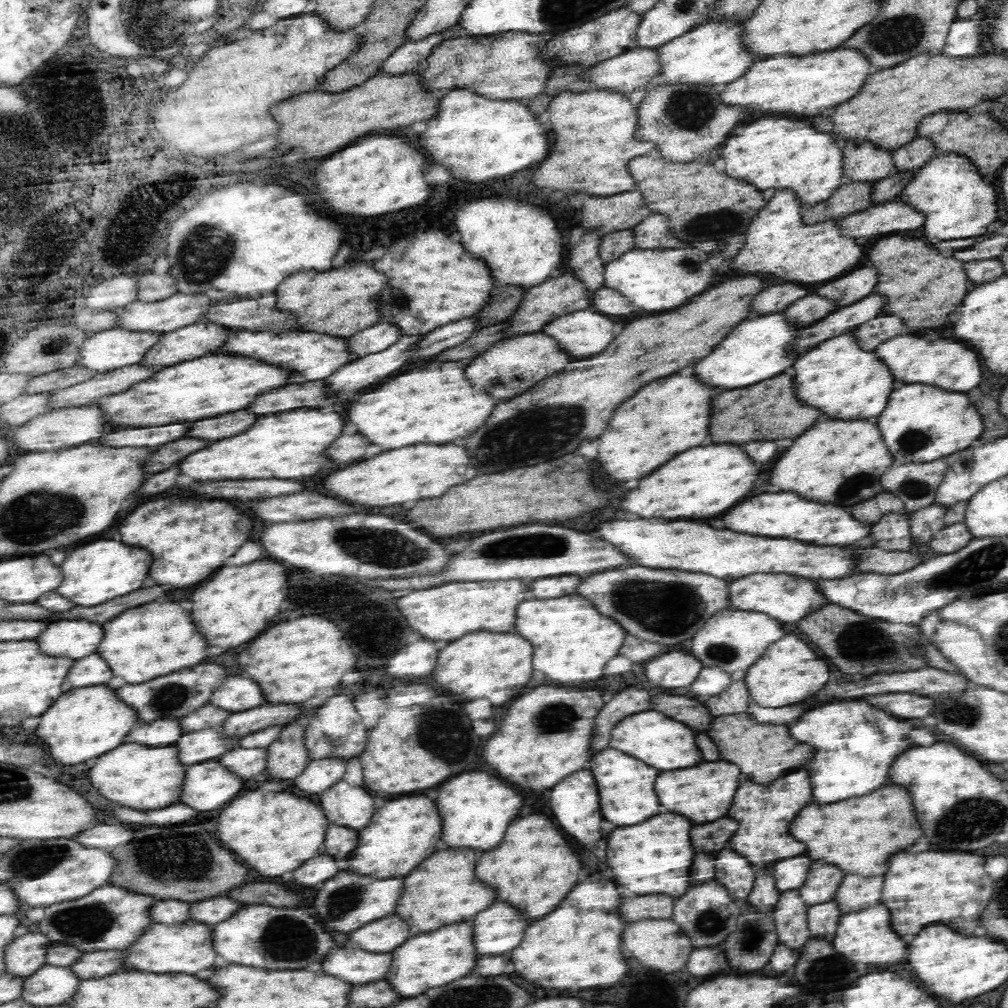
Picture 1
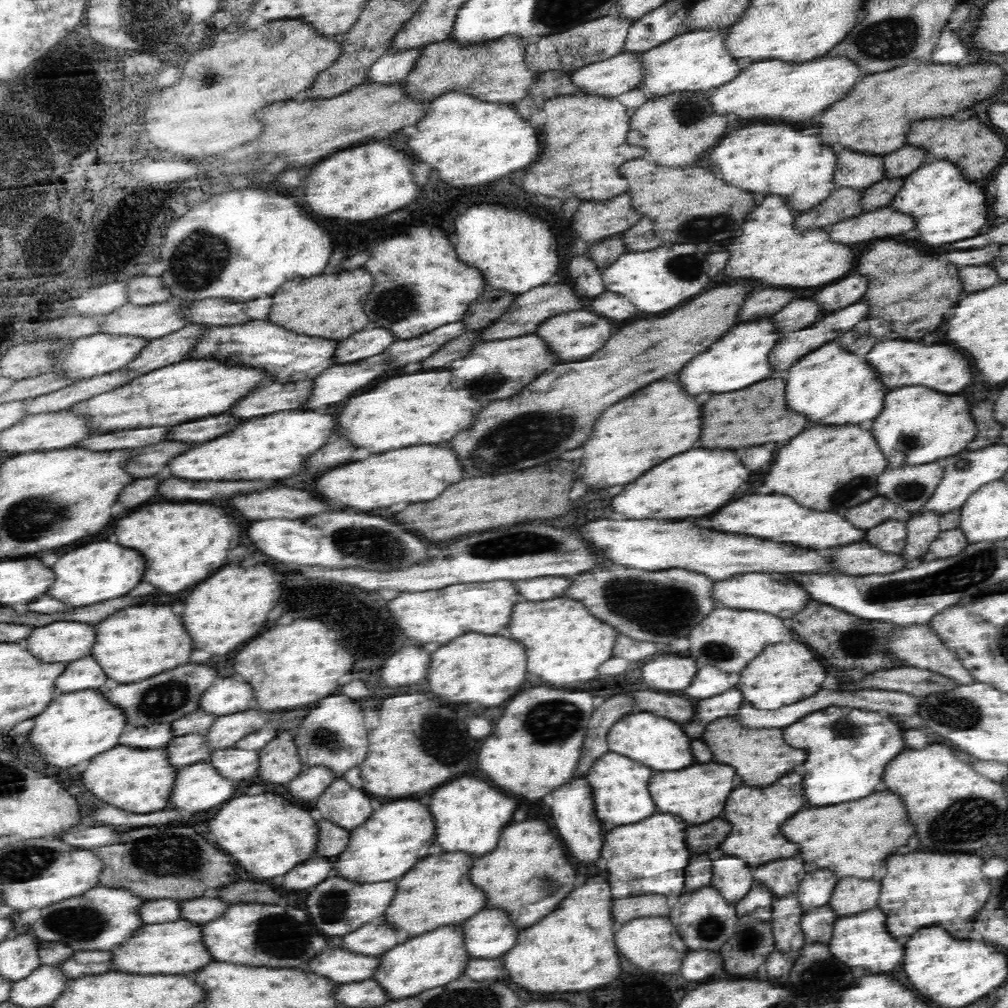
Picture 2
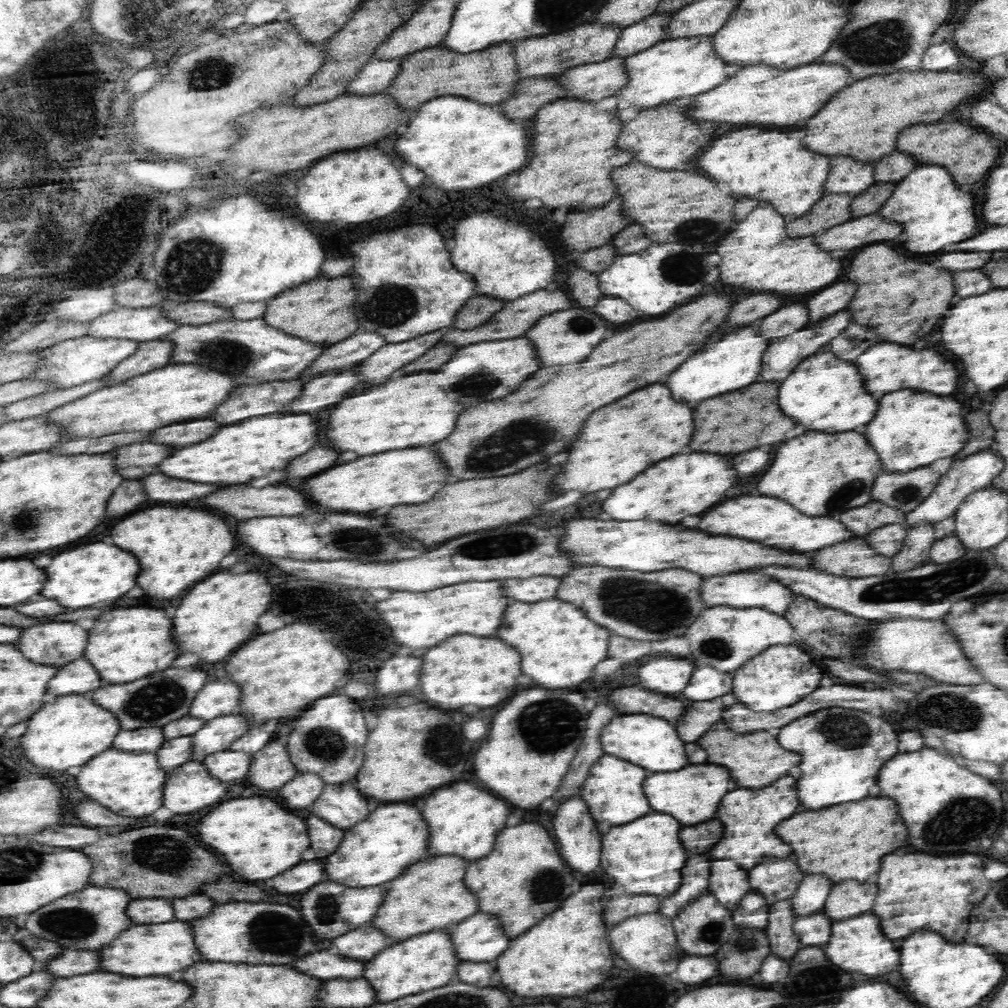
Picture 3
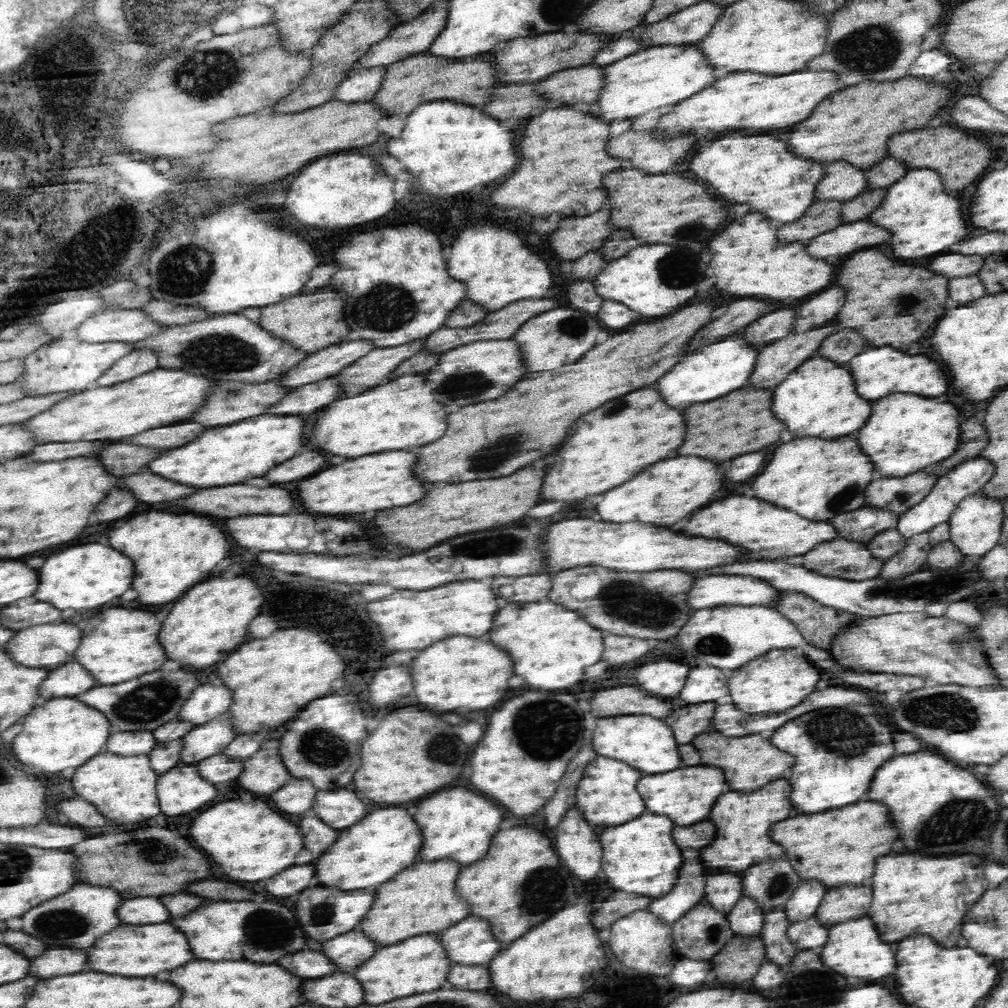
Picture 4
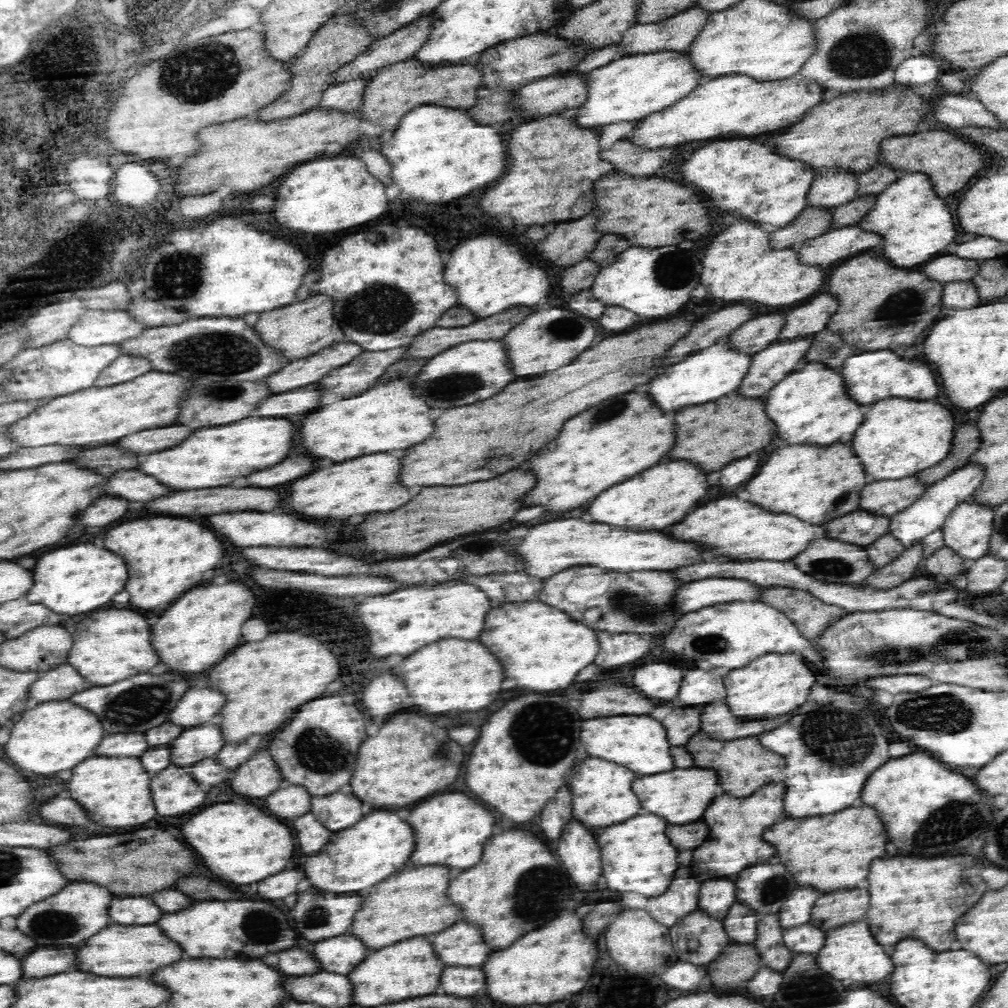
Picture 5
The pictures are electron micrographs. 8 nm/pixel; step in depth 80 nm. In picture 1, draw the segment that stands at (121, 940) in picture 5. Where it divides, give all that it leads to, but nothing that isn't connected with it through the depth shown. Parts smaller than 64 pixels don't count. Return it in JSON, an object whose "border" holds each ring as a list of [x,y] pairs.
{"border":[[[184,922],[184,924],[152,924],[130,948],[126,948],[126,964],[128,970],[140,972],[154,972],[154,974],[170,974],[170,972],[184,972],[196,974],[198,970],[210,968],[216,962],[218,954],[210,946],[210,926],[198,922]]]}

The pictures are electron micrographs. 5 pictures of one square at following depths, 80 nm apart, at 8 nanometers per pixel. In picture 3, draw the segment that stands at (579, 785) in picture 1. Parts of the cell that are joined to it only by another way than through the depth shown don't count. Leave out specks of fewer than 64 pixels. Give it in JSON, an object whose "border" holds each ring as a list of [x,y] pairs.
{"border":[[[578,792],[568,802],[564,800],[560,804],[560,808],[556,810],[554,834],[556,834],[556,842],[560,846],[560,854],[568,862],[568,866],[572,866],[574,870],[578,870],[582,874],[590,874],[592,870],[598,868],[600,852],[602,852],[602,836],[596,828],[594,818],[590,818],[590,814],[586,814],[586,806],[582,806],[582,798],[578,798]]]}

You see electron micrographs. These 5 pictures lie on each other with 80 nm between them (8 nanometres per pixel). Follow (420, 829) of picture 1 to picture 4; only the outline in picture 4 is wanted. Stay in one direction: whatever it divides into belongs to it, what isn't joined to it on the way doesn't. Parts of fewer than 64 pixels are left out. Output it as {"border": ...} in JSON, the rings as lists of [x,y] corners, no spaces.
{"border":[[[400,806],[378,808],[370,812],[362,822],[350,826],[350,830],[340,832],[334,846],[318,858],[316,876],[320,884],[336,886],[340,890],[362,890],[368,886],[378,886],[394,878],[394,874],[398,874],[400,870],[414,864],[418,860],[418,846],[422,846],[422,830],[418,830],[418,824],[414,824],[414,818],[408,814],[406,808],[400,808]]]}

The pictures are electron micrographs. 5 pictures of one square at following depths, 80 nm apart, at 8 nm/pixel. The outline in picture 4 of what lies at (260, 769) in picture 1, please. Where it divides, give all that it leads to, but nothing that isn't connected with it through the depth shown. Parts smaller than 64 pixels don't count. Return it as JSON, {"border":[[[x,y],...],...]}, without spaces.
{"border":[[[218,753],[201,760],[198,765],[198,772],[205,781],[214,783],[228,782],[238,778],[242,774],[244,761],[232,759],[232,757]]]}

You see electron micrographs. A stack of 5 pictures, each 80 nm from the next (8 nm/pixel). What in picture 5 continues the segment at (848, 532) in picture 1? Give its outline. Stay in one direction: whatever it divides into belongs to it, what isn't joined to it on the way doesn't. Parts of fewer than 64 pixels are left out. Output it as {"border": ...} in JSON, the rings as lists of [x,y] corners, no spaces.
{"border":[[[718,498],[706,506],[690,512],[680,524],[672,528],[672,538],[684,542],[698,542],[708,552],[730,560],[784,560],[792,561],[796,554],[808,548],[814,538],[826,537],[824,526],[806,526],[788,514],[772,514],[768,510],[754,510],[750,502],[734,498]]]}

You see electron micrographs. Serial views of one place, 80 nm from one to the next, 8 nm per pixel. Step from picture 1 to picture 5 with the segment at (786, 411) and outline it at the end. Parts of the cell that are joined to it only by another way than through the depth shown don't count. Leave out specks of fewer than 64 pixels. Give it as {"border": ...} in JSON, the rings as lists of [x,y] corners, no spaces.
{"border":[[[736,396],[736,398],[718,398],[718,402],[708,402],[706,406],[690,406],[686,410],[682,410],[680,414],[676,414],[676,444],[674,448],[668,452],[670,460],[692,460],[696,464],[700,464],[706,472],[714,472],[724,468],[726,464],[730,464],[732,460],[744,458],[760,448],[764,448],[766,444],[770,444],[770,440],[774,438],[774,426],[770,426],[772,420],[768,420],[766,416],[766,402],[760,398],[748,398],[744,396]]]}

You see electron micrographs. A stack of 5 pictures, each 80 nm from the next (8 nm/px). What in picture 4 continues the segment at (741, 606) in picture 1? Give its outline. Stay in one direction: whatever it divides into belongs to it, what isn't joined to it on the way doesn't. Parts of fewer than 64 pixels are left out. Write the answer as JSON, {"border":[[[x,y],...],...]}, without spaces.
{"border":[[[708,576],[694,582],[688,602],[695,611],[714,606],[776,606],[781,590],[752,576]]]}

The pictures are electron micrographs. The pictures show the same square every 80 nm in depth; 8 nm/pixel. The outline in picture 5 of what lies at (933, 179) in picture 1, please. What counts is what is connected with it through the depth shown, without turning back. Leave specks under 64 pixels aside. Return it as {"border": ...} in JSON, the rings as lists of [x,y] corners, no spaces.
{"border":[[[901,173],[895,182],[876,196],[859,228],[880,234],[884,238],[884,254],[898,268],[914,268],[938,256],[948,244],[956,240],[954,234],[954,212],[945,199],[935,196],[929,178],[922,173]]]}

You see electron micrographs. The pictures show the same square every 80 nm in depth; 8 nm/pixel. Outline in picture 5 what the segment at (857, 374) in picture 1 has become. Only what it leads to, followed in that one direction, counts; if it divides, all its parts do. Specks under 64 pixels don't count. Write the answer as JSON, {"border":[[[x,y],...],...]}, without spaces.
{"border":[[[803,362],[772,387],[764,400],[766,412],[776,422],[780,438],[786,444],[808,442],[818,446],[830,446],[844,436],[854,434],[854,428],[863,420],[860,418],[863,416],[860,405],[847,398],[839,371],[818,362]]]}

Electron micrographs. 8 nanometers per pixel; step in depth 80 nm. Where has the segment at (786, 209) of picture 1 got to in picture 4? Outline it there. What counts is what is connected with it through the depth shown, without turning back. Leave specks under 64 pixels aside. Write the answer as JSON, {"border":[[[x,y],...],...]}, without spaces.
{"border":[[[748,213],[744,218],[740,218],[738,222],[730,224],[722,234],[718,234],[712,242],[710,242],[710,252],[712,252],[712,262],[710,268],[706,270],[706,276],[716,276],[716,286],[722,292],[734,294],[734,296],[742,296],[742,294],[750,294],[750,298],[764,298],[770,302],[786,302],[786,300],[802,300],[814,292],[824,290],[826,286],[832,284],[834,280],[834,272],[836,268],[825,260],[810,257],[810,253],[806,253],[807,242],[794,241],[780,243],[778,241],[778,229],[771,226],[771,222],[763,217],[762,213]]]}

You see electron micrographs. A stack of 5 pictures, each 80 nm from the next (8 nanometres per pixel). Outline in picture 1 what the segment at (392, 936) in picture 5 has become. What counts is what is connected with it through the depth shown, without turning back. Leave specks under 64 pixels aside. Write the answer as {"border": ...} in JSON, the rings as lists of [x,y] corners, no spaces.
{"border":[[[440,850],[404,878],[404,894],[396,906],[396,914],[410,924],[412,934],[470,920],[494,902],[494,894],[482,882],[474,882],[474,862],[474,850]]]}

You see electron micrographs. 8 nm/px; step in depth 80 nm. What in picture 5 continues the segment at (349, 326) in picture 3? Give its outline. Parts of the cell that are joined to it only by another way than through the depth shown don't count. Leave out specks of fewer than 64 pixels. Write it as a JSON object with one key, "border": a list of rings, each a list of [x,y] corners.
{"border":[[[306,298],[281,309],[260,313],[255,332],[264,346],[271,352],[278,352],[288,362],[312,356],[326,347],[344,342],[342,330],[338,330],[338,322],[334,322],[334,313],[330,312],[330,298]]]}

